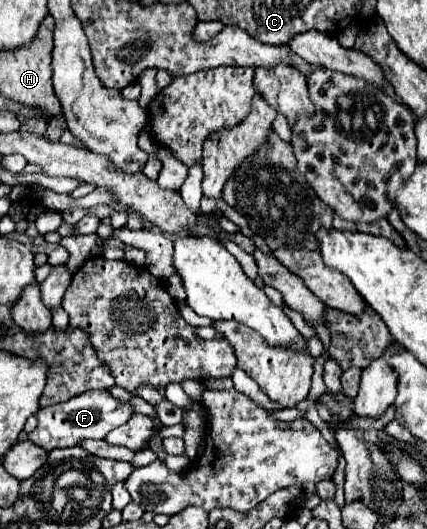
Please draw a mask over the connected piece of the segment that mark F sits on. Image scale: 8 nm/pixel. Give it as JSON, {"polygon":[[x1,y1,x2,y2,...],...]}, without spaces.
{"polygon":[[109,391,81,393,79,397,73,397,71,401,39,409,39,413,35,415,37,427,29,433,29,439,35,445,41,445,45,451,53,451,57,447,73,447,81,439,105,439,111,429,129,421,133,413,135,411,129,403,121,403]]}

